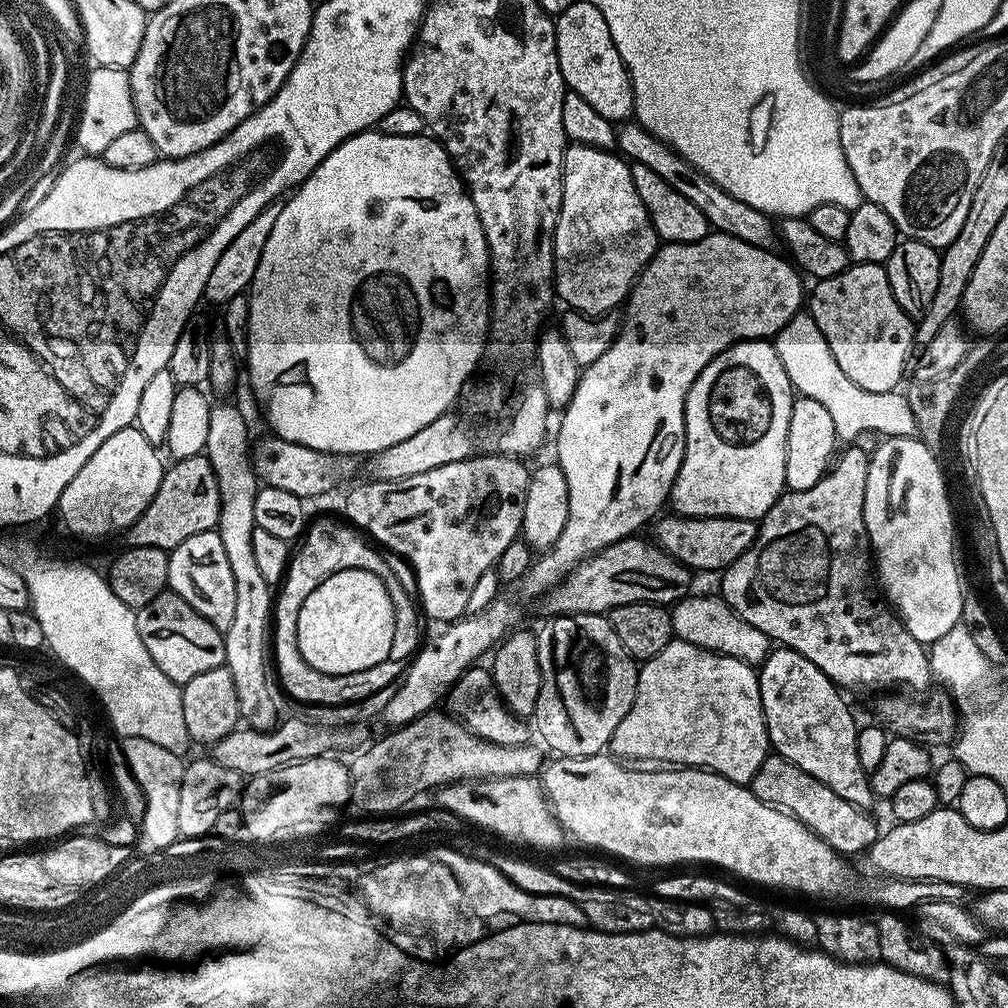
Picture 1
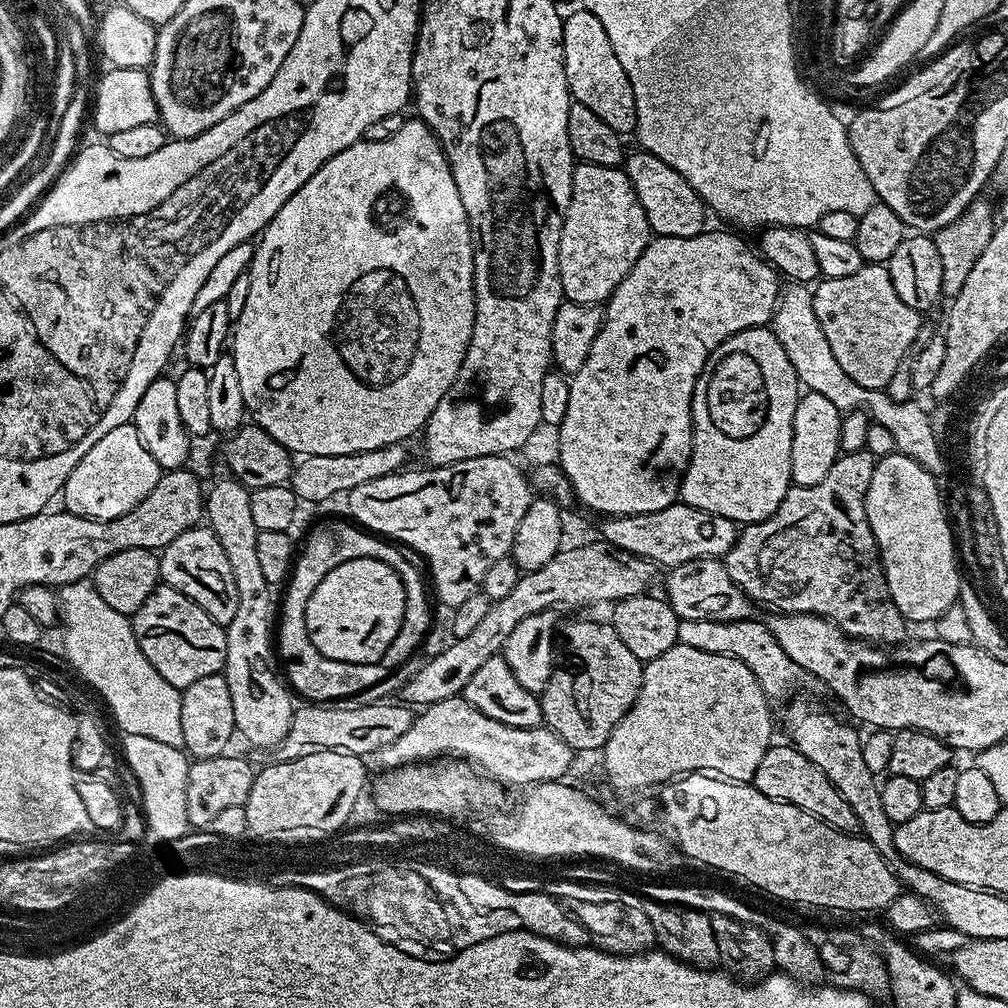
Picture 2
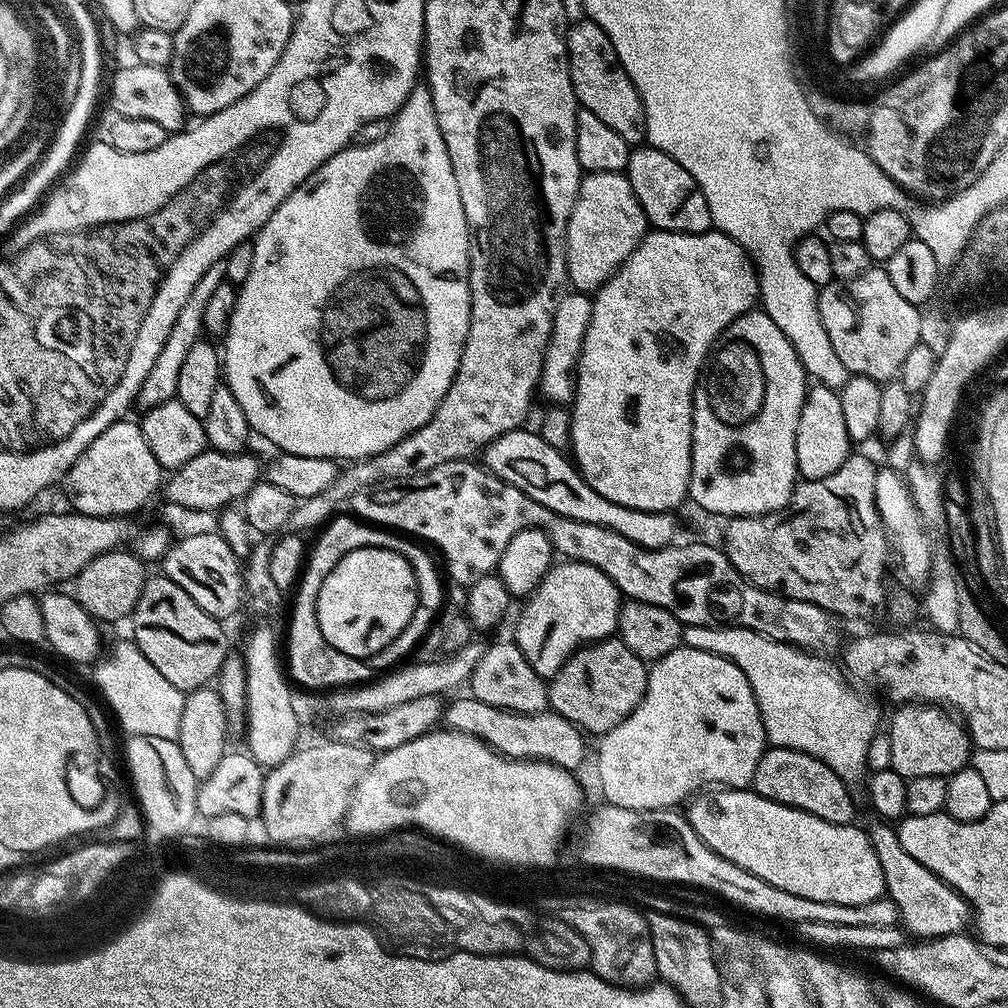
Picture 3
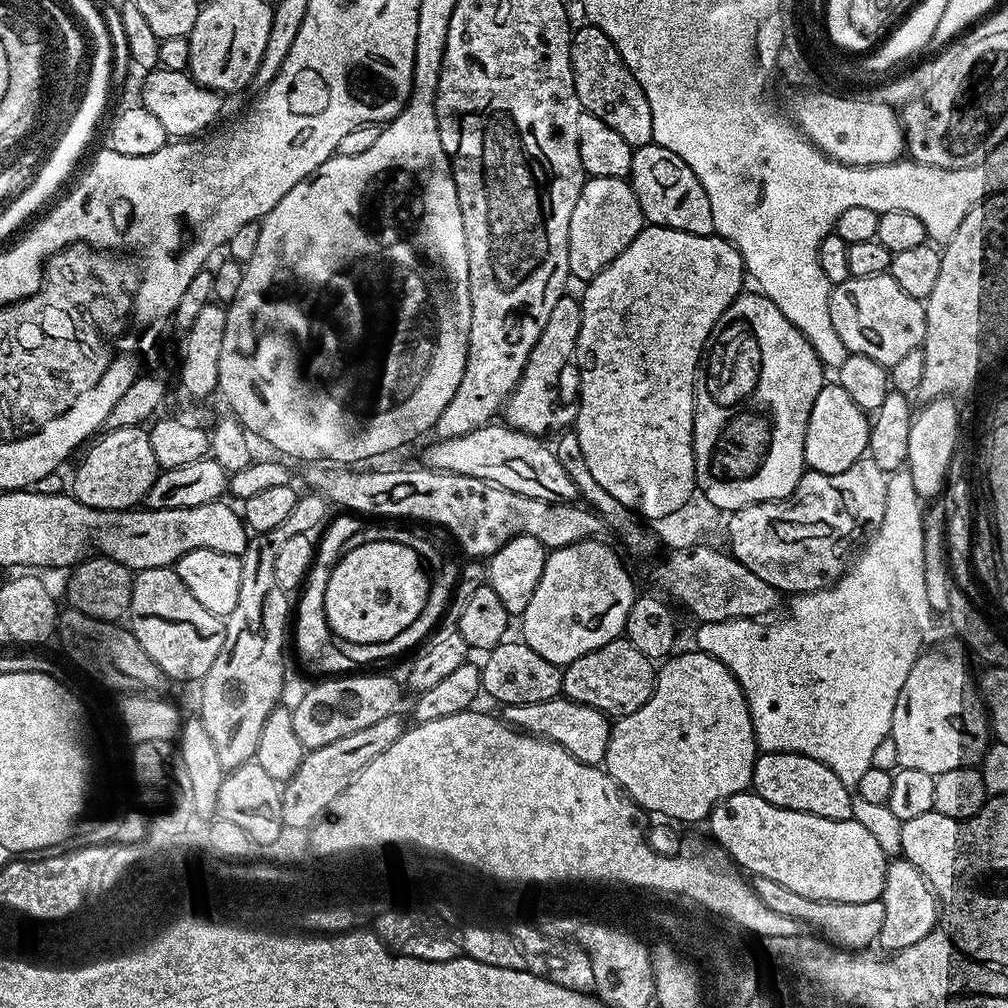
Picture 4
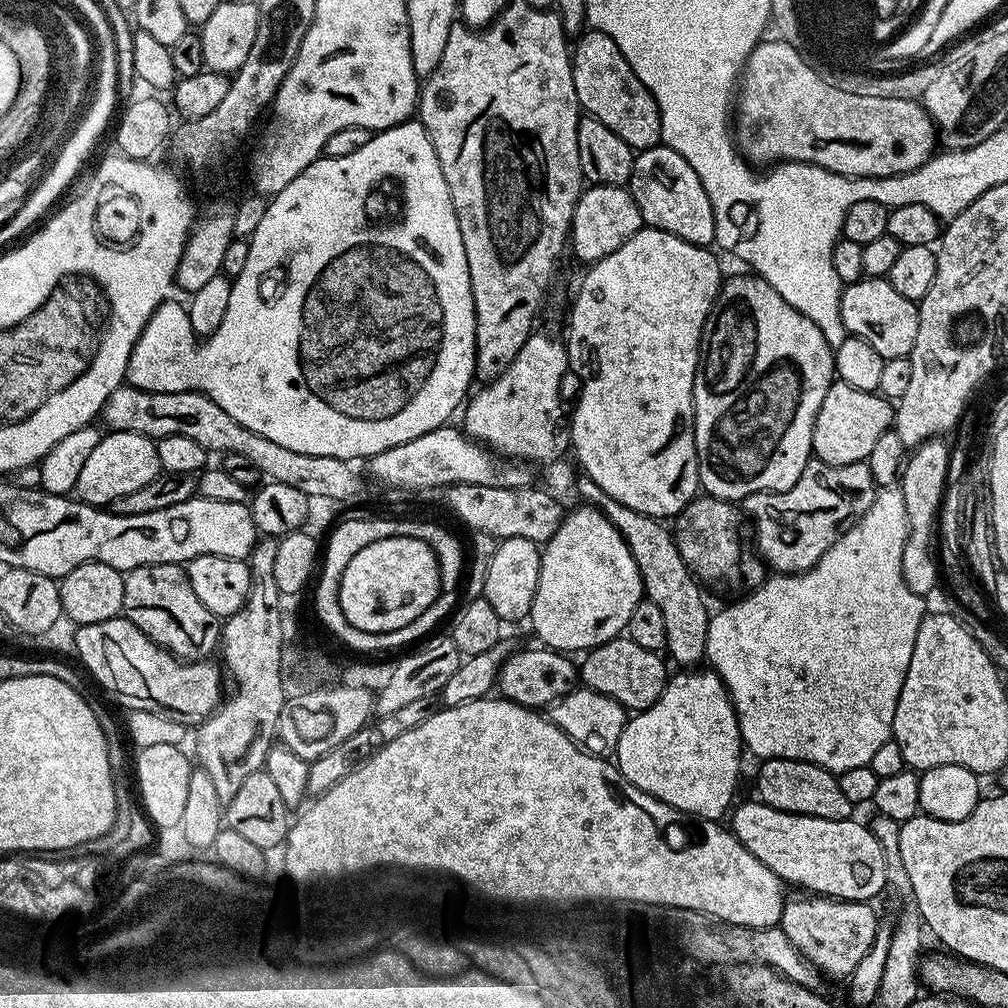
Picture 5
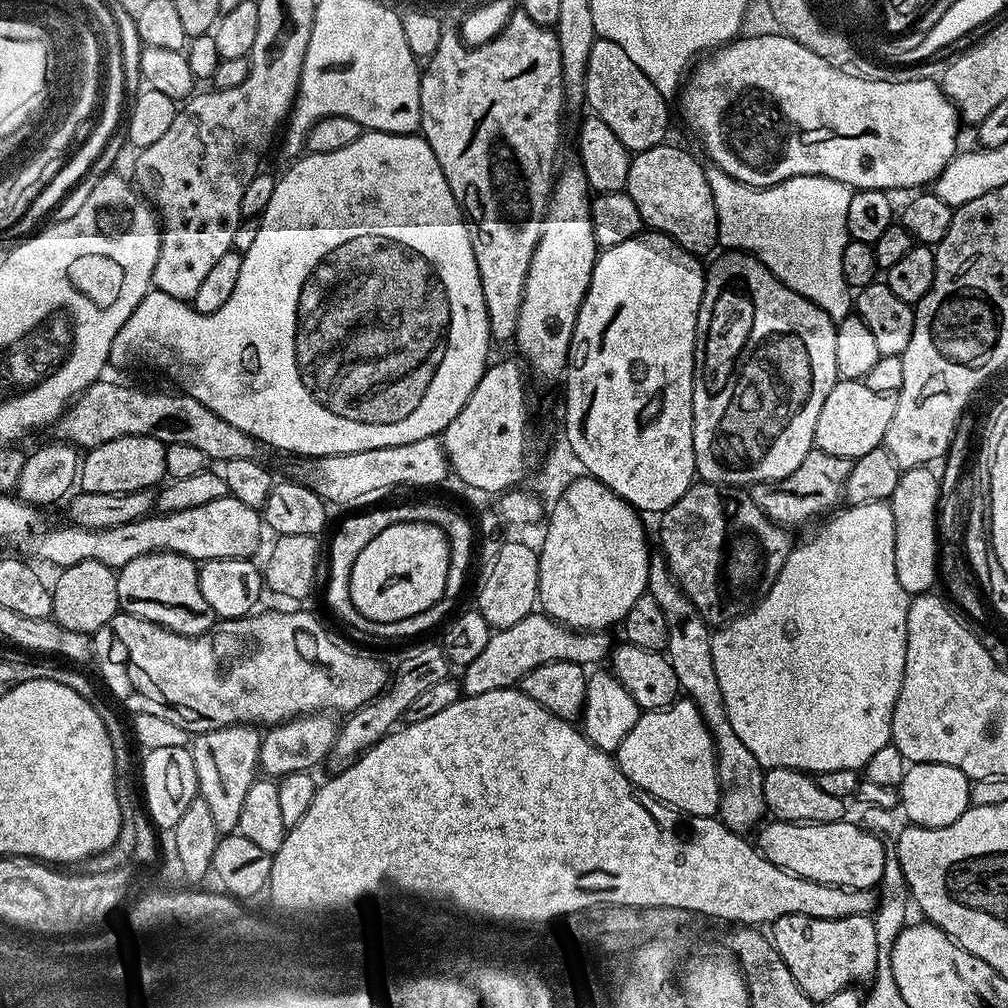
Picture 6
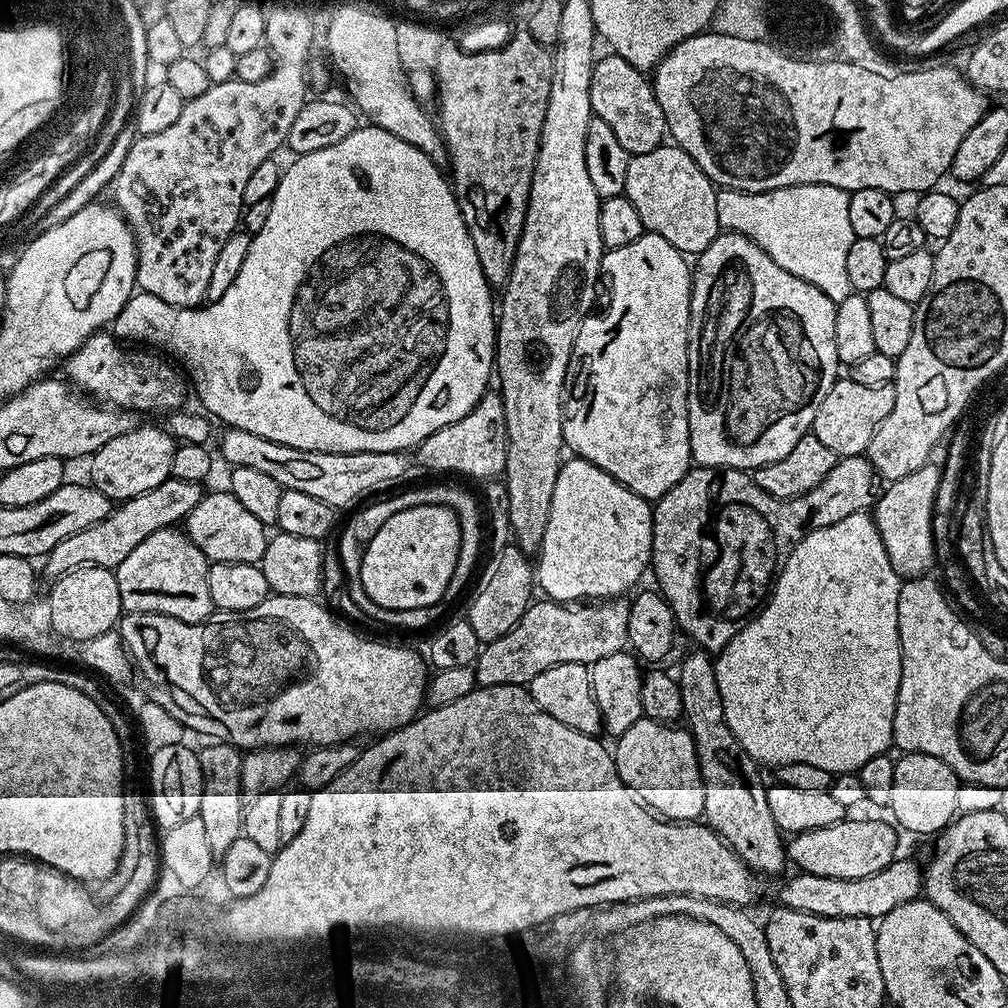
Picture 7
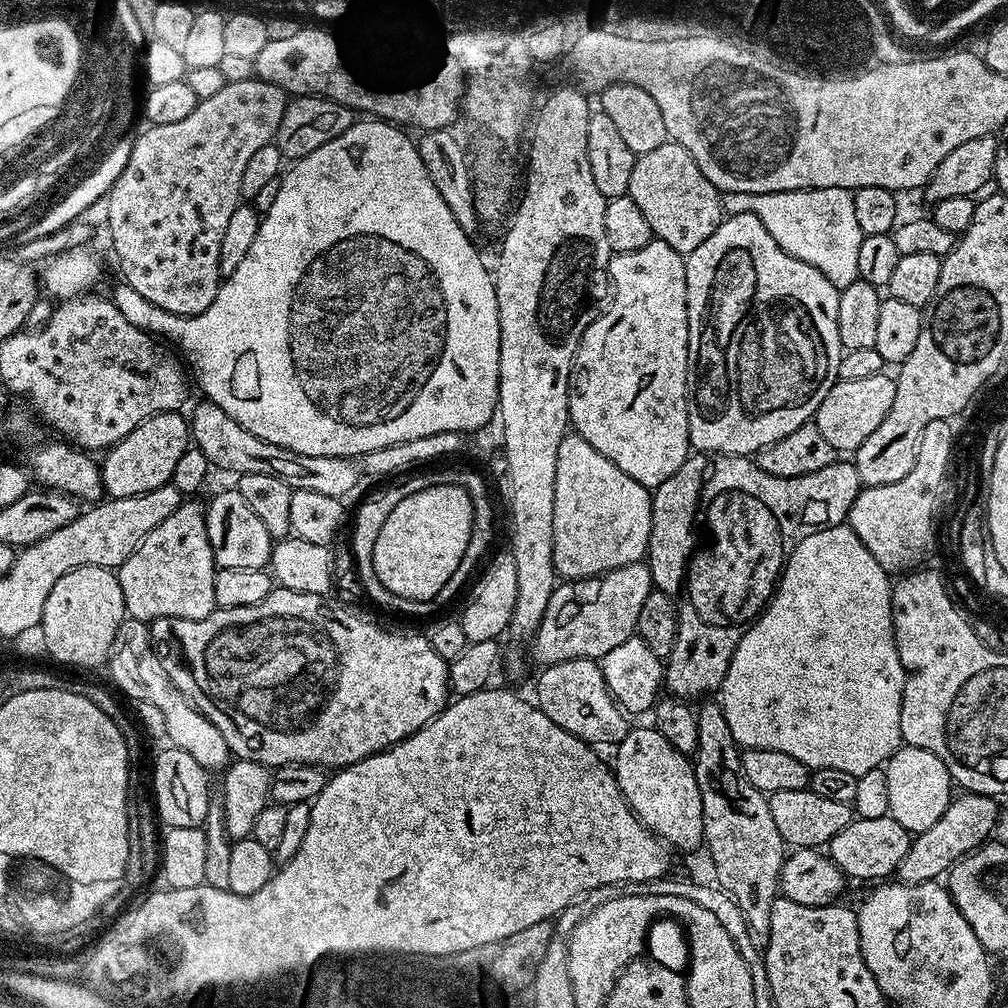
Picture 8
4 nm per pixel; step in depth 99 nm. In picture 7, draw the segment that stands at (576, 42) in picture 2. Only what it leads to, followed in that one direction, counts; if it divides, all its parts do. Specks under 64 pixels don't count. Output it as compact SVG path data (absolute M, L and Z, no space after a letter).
M615 54L607 55L601 55L592 65L590 78L592 115L602 118L602 122L610 126L610 131L618 138L622 150L626 150L629 157L650 154L650 150L659 148L665 143L668 131L662 106L658 106L658 98L652 89L652 81L641 69L626 62L626 58Z

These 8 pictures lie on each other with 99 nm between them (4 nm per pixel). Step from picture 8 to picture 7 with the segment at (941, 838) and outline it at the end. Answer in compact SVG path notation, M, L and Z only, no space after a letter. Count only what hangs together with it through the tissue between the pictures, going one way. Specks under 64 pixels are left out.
M897 858L878 874L866 878L826 878L818 874L800 872L784 884L779 903L785 908L818 914L822 918L866 918L873 922L890 914L898 906L921 899L924 891L924 868L916 860Z

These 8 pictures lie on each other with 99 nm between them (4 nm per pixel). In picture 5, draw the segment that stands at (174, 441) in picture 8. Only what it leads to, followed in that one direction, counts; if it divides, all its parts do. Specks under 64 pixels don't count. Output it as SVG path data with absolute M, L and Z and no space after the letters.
M109 431L101 435L97 448L83 464L82 474L78 474L75 495L85 504L108 506L113 500L122 498L122 494L134 494L134 490L142 490L146 482L158 475L161 475L158 450L152 437Z

